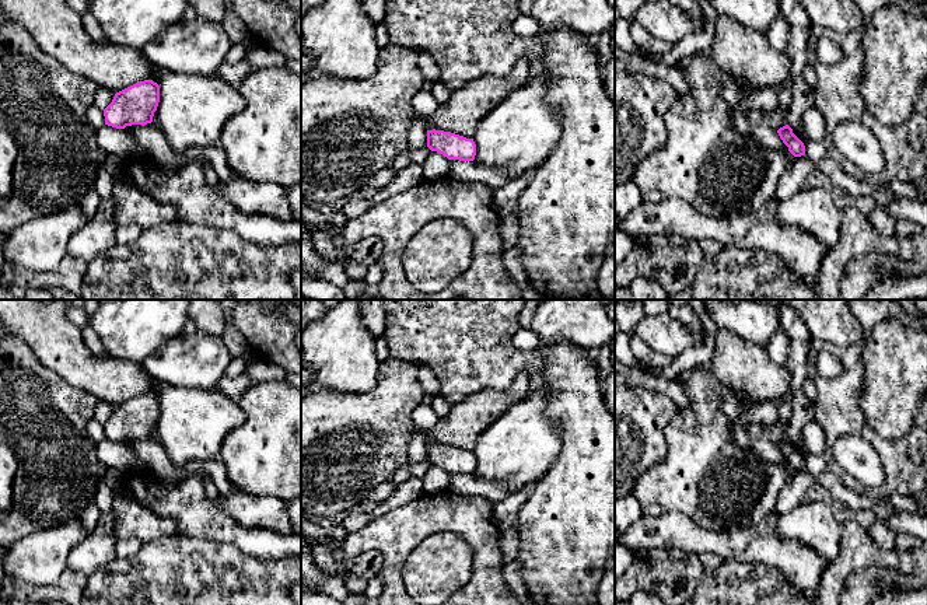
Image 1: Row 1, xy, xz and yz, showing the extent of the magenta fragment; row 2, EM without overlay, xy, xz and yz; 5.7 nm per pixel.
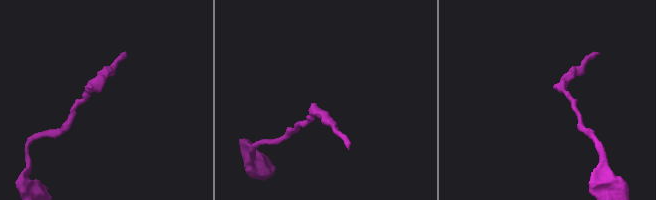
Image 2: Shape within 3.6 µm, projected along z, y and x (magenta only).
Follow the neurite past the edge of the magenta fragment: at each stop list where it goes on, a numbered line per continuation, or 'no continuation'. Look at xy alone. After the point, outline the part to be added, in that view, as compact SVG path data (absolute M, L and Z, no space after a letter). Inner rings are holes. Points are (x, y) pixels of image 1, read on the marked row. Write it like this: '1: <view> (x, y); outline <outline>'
no continuation

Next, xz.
no continuation

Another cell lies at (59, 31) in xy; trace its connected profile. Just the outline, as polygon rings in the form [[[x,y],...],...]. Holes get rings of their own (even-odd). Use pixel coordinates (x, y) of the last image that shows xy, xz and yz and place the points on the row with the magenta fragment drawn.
[[[0,0],[6,15],[24,25],[39,48],[59,60],[69,71],[94,81],[113,94],[144,80],[158,84],[154,64],[140,49],[123,46],[112,41],[95,43],[87,34],[81,14],[73,11],[66,0]]]

